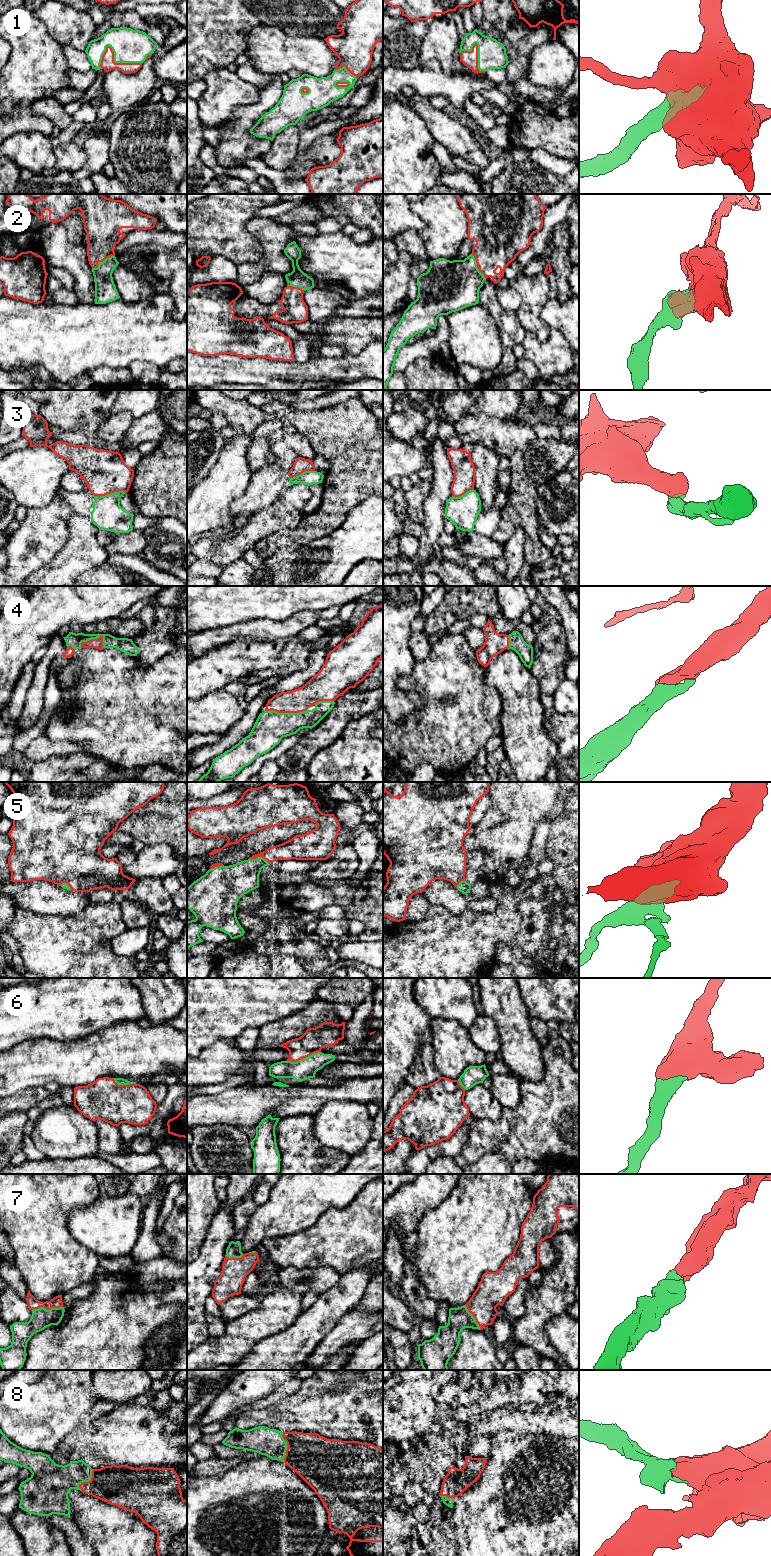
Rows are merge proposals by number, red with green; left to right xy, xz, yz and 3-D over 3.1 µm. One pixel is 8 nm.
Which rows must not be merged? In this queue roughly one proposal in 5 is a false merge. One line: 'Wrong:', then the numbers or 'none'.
Wrong: 3

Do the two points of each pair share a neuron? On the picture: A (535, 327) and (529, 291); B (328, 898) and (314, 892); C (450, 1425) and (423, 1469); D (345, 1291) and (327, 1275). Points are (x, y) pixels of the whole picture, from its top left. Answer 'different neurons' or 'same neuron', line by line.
A: same neuron
B: same neuron
C: same neuron
D: different neurons

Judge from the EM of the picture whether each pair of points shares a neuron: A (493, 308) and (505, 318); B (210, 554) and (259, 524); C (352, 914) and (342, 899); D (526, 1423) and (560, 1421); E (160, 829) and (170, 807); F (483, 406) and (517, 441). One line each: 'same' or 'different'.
A: same
B: same
C: different
D: same
E: same
F: different

